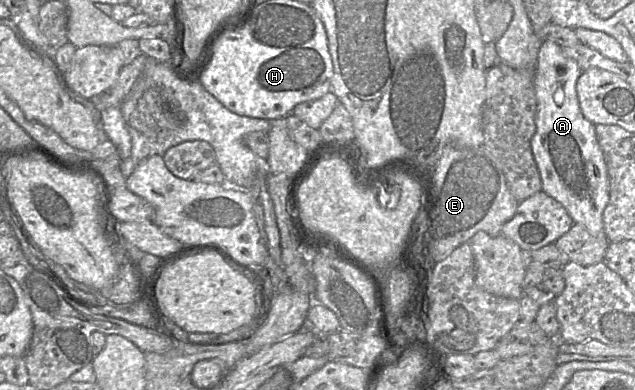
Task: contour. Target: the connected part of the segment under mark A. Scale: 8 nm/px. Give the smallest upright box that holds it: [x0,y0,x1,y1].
[531,39,609,236]

